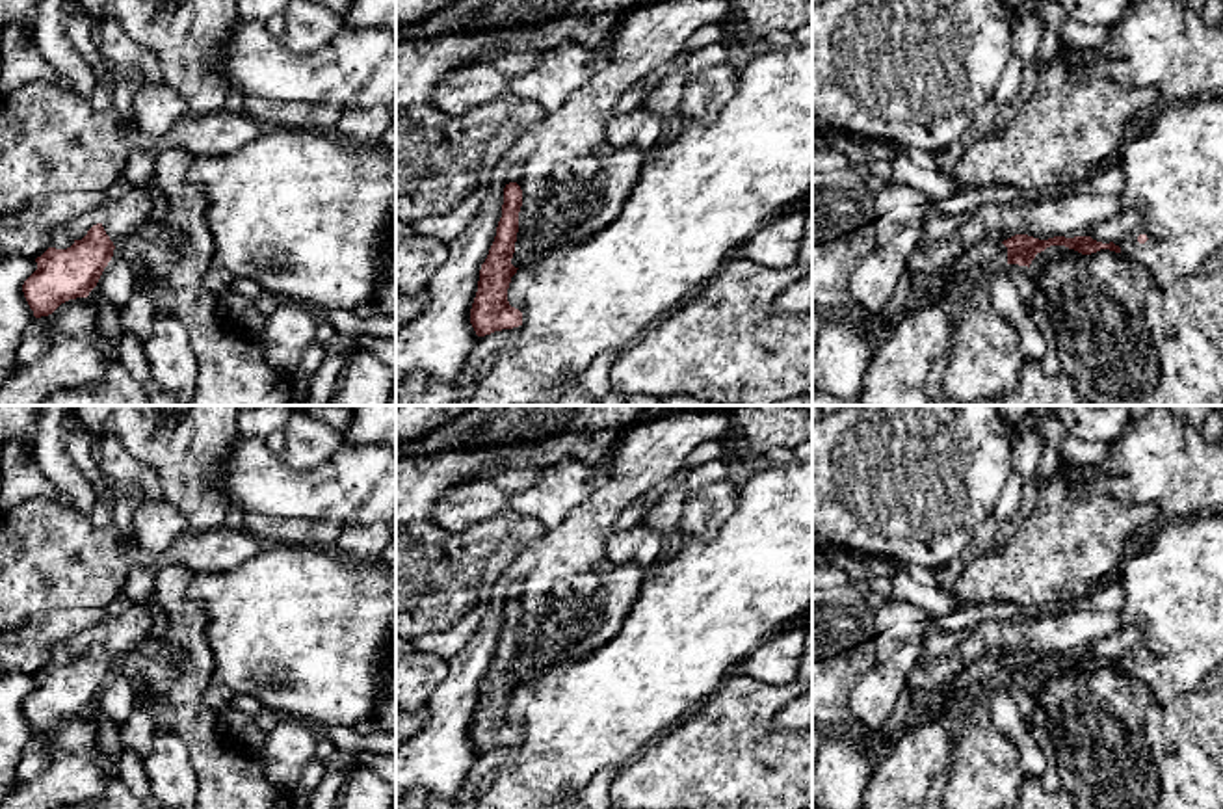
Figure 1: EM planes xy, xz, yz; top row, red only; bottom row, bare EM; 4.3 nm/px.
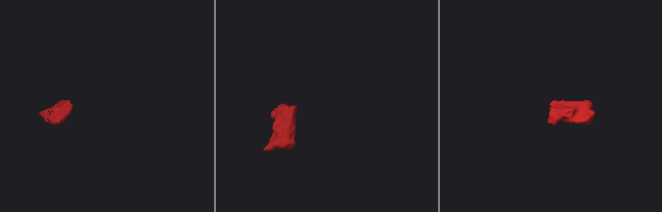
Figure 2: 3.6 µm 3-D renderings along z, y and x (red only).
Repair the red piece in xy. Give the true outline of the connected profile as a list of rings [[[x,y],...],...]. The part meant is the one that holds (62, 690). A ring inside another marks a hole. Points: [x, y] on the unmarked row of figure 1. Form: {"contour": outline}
{"contour": [[[97,640],[71,664],[48,664],[37,673],[37,686],[22,701],[33,733],[48,733],[69,716],[87,714],[112,677],[113,666],[102,640]]]}

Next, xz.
{"contour": [[[517,599],[504,604],[502,634],[494,658],[480,686],[470,740],[478,753],[522,742],[522,729],[509,722],[507,705],[519,684],[511,681],[519,649],[522,606]]]}

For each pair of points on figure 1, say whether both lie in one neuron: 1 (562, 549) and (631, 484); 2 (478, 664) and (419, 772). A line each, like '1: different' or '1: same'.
1: same
2: same

